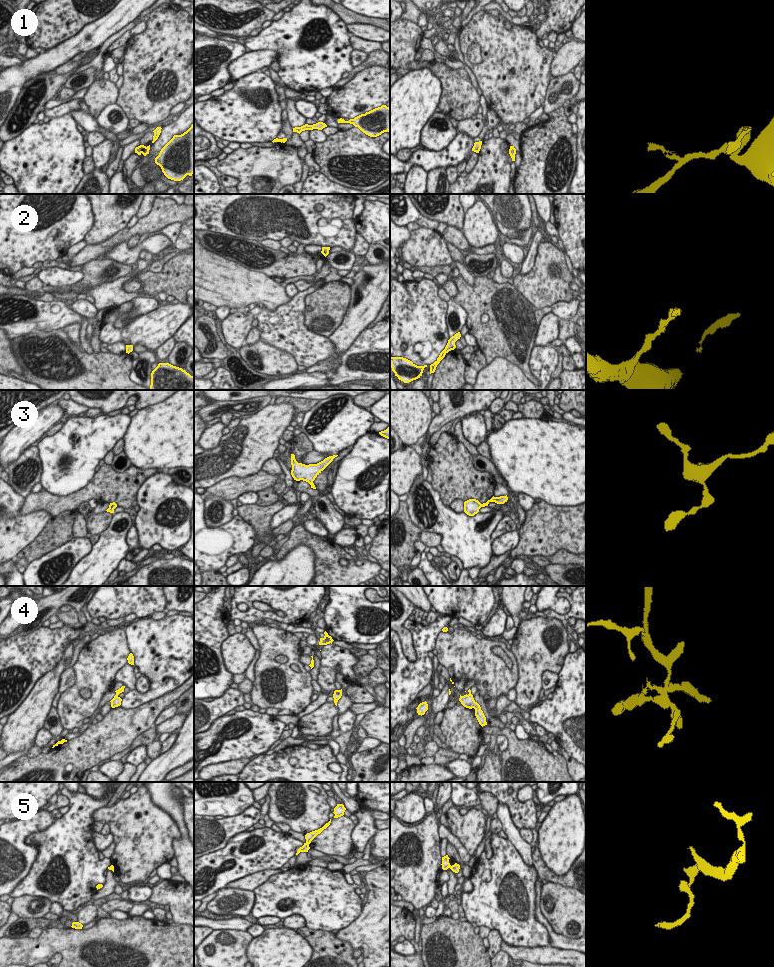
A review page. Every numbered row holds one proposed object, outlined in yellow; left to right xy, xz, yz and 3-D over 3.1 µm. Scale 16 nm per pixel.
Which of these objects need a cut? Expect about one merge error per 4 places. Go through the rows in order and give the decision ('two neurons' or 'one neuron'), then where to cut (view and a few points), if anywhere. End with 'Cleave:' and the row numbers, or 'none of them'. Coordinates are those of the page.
1: one neuron; cut none
2: one neuron; cut none
3: one neuron; cut none
4: two neurons; cut xz (312, 660), (313, 663)
5: two neurons; cut xz (306, 842), (308, 844)
Cleave: 4, 5

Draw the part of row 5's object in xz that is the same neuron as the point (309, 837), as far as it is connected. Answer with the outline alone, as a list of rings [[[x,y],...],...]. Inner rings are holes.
[[[331,819],[328,823],[326,823],[322,828],[318,829],[318,830],[315,830],[315,831],[312,831],[310,833],[307,833],[305,835],[305,839],[306,839],[306,843],[310,844],[311,841],[318,835],[320,834],[324,829],[326,829],[331,823]]]

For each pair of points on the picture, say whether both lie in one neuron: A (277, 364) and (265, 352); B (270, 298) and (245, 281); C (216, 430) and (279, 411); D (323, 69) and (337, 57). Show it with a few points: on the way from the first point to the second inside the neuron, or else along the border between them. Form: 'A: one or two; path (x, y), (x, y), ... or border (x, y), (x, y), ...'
A: one; path (274, 361), (268, 355)
B: one; path (264, 292), (256, 287), (251, 287)
C: two; border (223, 435), (214, 447), (205, 450)
D: one; path (326, 66), (334, 58)

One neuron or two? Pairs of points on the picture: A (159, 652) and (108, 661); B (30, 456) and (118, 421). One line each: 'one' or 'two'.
A: two
B: two

